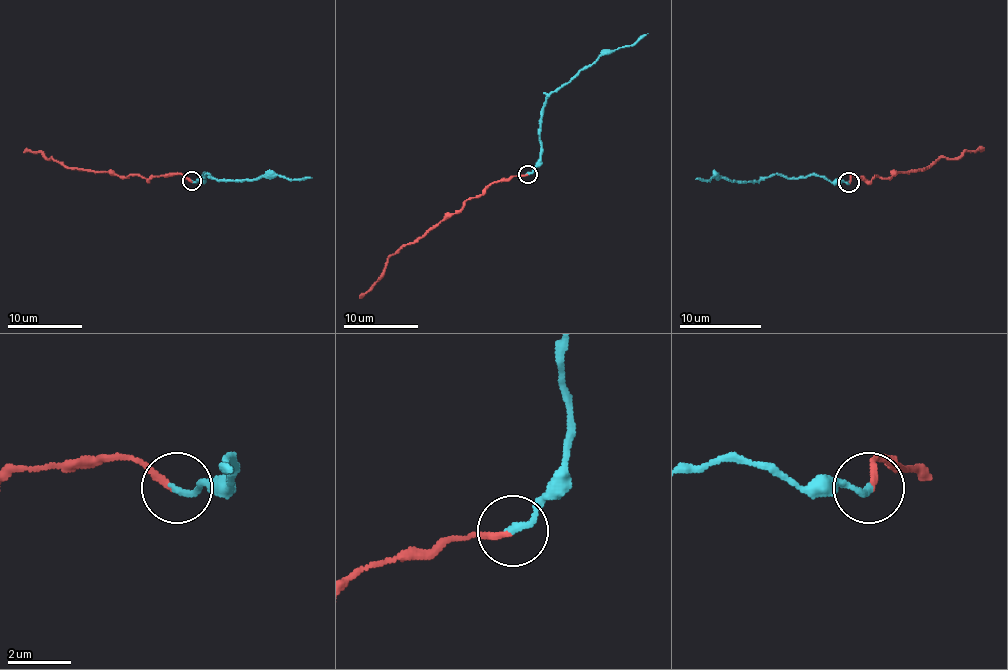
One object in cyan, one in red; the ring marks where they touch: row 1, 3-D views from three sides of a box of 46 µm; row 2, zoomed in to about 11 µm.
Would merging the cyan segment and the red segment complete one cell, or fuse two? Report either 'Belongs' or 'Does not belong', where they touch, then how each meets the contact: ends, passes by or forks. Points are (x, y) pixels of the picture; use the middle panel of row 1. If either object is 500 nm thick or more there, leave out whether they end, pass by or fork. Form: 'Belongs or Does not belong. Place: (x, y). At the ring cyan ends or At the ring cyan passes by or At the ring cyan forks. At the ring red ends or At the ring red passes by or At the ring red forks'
Belongs. Place: (527, 174). At the ring cyan ends. At the ring red ends

